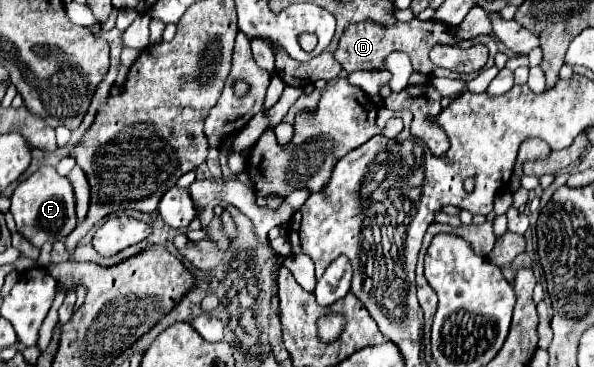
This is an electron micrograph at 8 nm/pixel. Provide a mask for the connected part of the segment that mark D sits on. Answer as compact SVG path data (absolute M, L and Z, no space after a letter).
M413 19L409 23L397 23L391 27L381 27L377 23L357 23L349 25L339 41L335 51L335 59L341 63L343 70L348 73L364 70L384 70L384 59L391 51L405 51L409 53L412 67L415 71L428 74L433 70L433 63L429 61L429 49L435 43L449 43L455 41L455 29L443 21L419 21Z

